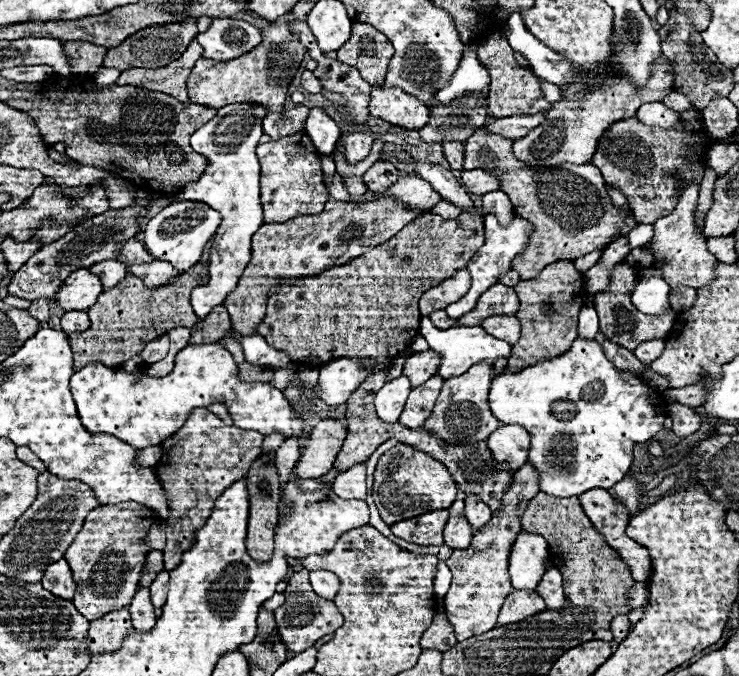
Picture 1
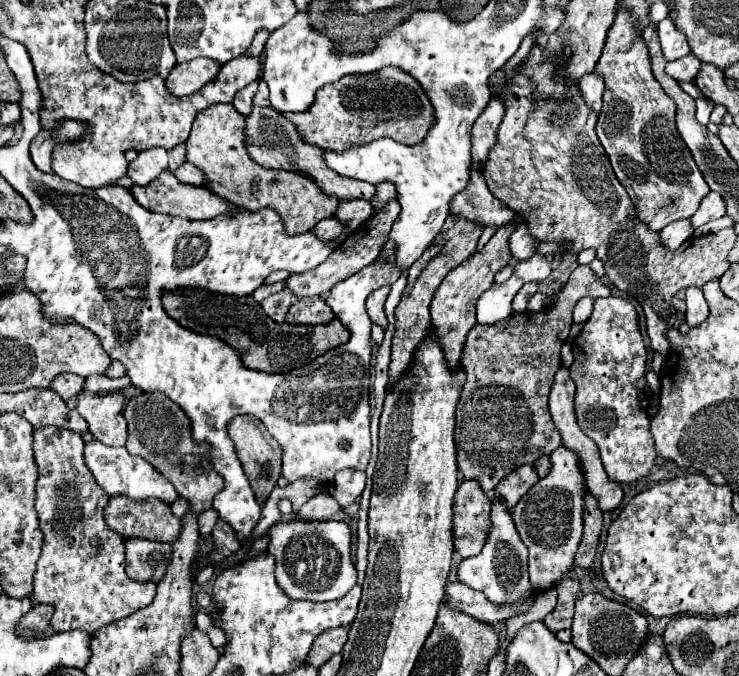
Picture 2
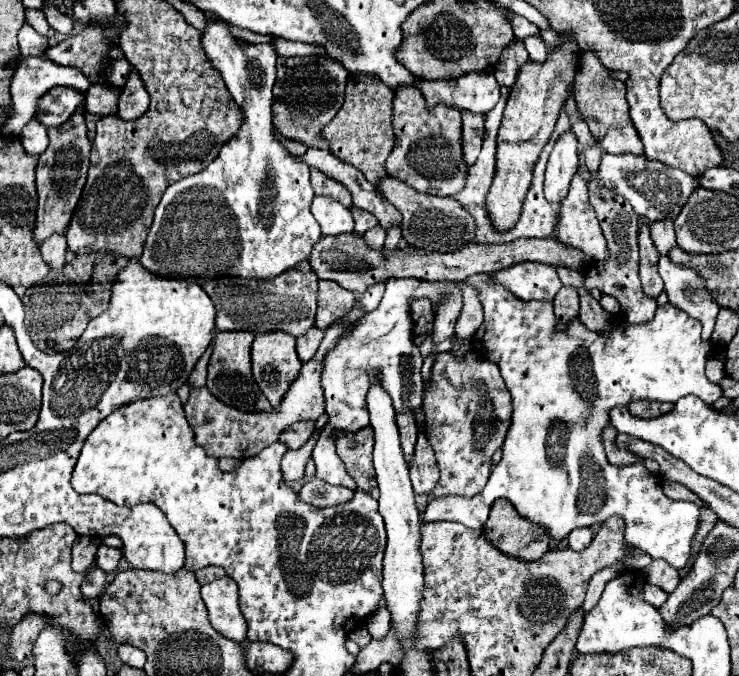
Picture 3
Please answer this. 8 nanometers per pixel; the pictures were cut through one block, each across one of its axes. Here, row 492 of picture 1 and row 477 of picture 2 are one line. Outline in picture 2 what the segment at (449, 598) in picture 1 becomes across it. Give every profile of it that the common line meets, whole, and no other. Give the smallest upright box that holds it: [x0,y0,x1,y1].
[496,466,538,512]

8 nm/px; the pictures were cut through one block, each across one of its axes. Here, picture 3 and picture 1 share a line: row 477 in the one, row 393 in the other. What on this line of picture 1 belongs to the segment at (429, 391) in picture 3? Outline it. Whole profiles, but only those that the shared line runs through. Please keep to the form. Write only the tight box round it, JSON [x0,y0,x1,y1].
[424,362,500,444]

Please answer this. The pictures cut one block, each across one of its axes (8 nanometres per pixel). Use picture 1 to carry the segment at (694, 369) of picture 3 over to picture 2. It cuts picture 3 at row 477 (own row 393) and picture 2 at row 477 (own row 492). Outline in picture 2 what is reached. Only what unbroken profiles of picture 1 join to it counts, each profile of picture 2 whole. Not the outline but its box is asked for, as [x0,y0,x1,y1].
[512,444,586,591]

